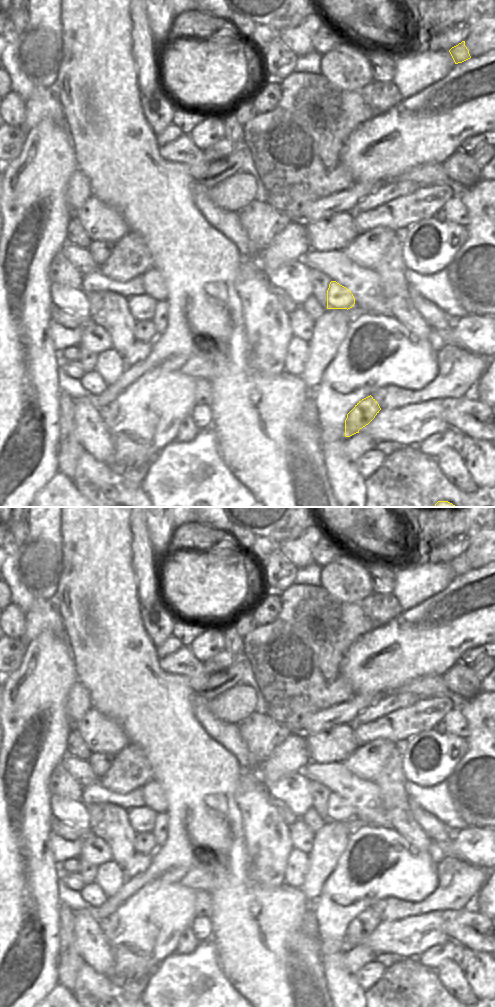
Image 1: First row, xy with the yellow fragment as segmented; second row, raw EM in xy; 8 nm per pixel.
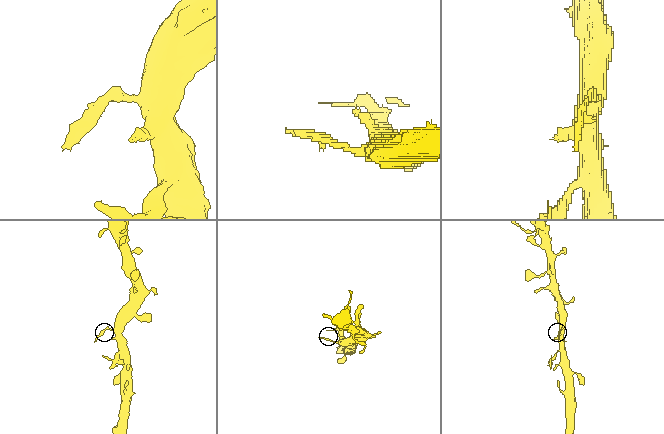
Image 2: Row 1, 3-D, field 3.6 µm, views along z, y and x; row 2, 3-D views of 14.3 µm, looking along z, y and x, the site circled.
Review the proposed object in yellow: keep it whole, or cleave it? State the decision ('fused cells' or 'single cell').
fused cells

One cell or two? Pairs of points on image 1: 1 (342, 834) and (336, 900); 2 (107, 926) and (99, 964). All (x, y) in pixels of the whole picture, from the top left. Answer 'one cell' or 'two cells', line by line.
1: two cells
2: two cells

